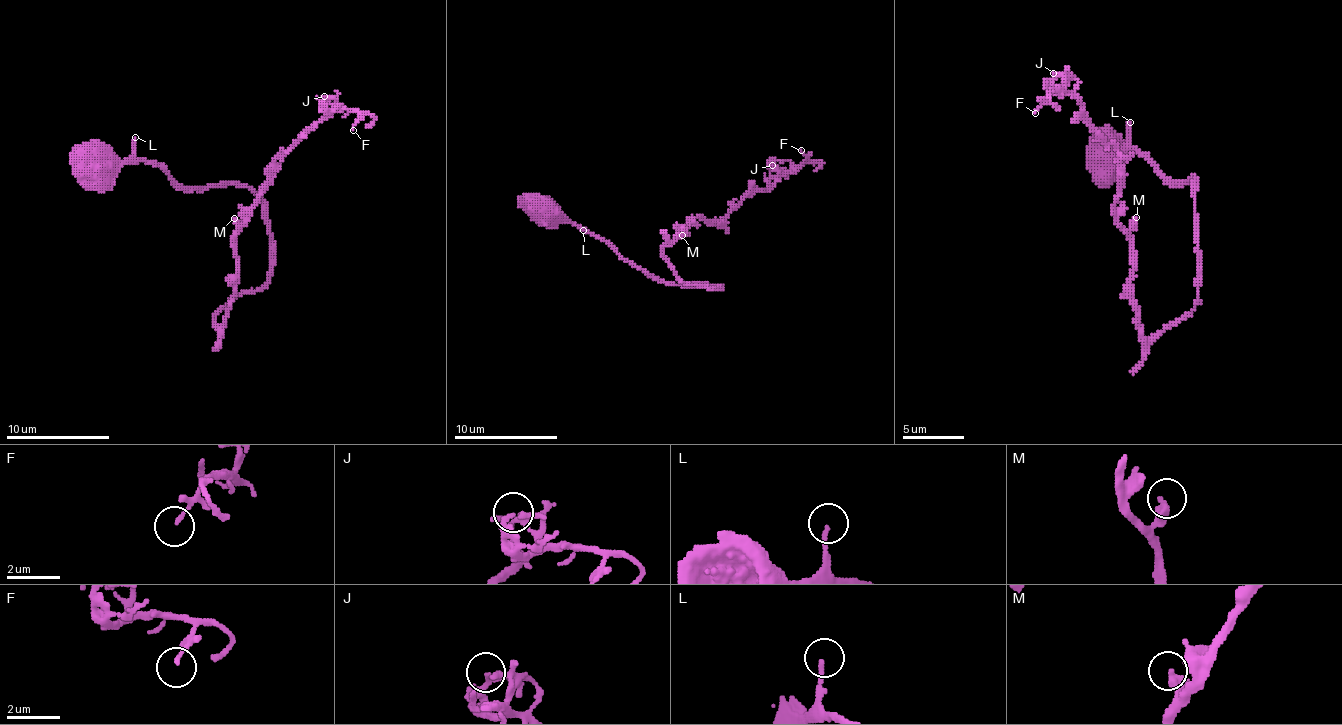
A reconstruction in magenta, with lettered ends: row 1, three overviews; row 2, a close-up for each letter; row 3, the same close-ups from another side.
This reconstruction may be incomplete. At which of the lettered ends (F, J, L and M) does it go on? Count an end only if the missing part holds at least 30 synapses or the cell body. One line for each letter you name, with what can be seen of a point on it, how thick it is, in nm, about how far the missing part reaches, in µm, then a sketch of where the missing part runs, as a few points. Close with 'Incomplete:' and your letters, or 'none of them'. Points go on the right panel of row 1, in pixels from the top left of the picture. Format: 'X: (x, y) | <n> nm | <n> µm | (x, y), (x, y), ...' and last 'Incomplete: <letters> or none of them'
Incomplete: none of them

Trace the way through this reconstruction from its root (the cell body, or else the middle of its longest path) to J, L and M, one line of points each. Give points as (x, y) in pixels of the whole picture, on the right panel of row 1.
J: (1099, 153), (1136, 150), (1170, 181), (1195, 177), (1198, 300), (1148, 344), (1115, 208), (1118, 150), (1053, 73)
L: (1099, 153), (1115, 153), (1124, 144), (1130, 122)
M: (1099, 153), (1136, 150), (1170, 181), (1195, 177), (1198, 300), (1148, 344), (1130, 294), (1130, 224), (1136, 217)

